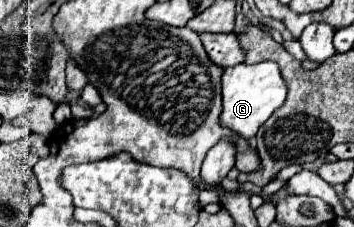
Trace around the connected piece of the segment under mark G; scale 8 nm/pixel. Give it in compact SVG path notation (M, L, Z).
M274 62L260 64L238 64L224 70L222 76L222 114L220 126L230 128L244 136L254 138L258 128L282 106L286 100L286 82L280 76L280 68Z

